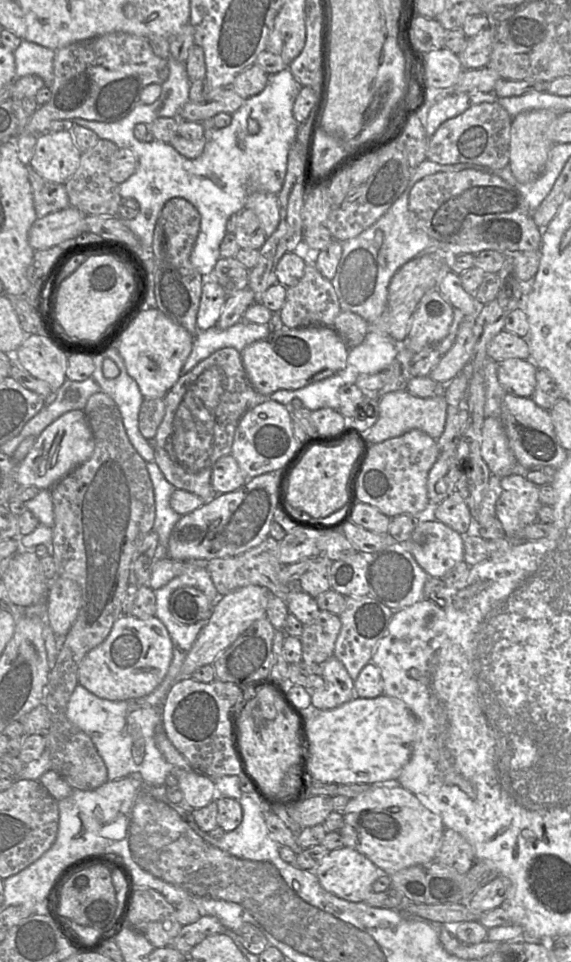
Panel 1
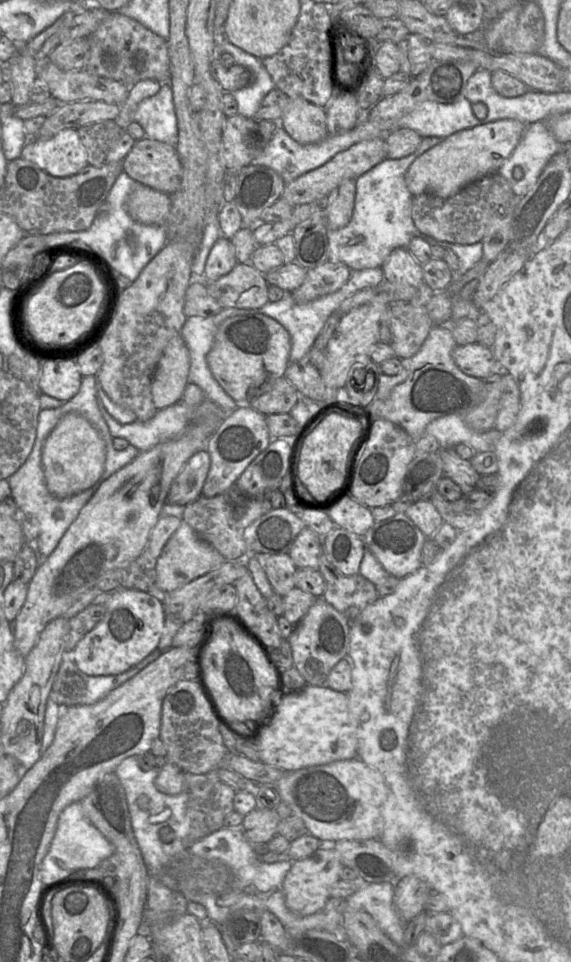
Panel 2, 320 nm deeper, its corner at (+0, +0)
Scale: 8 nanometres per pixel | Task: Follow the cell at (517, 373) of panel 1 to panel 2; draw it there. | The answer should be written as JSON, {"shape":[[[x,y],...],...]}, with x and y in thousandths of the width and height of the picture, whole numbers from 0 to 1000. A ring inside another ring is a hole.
{"shape":[[[839,357],[800,359],[792,370],[807,386],[844,395],[881,385],[870,375],[863,362]]]}

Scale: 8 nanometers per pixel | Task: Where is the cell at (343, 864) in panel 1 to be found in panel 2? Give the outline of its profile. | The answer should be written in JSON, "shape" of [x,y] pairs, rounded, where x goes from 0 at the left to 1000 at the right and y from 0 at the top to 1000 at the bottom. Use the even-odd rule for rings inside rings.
{"shape":[[[555,883],[539,891],[515,894],[496,916],[503,943],[517,950],[536,952],[559,948],[578,933],[581,921],[595,914],[601,898],[587,883]]]}

